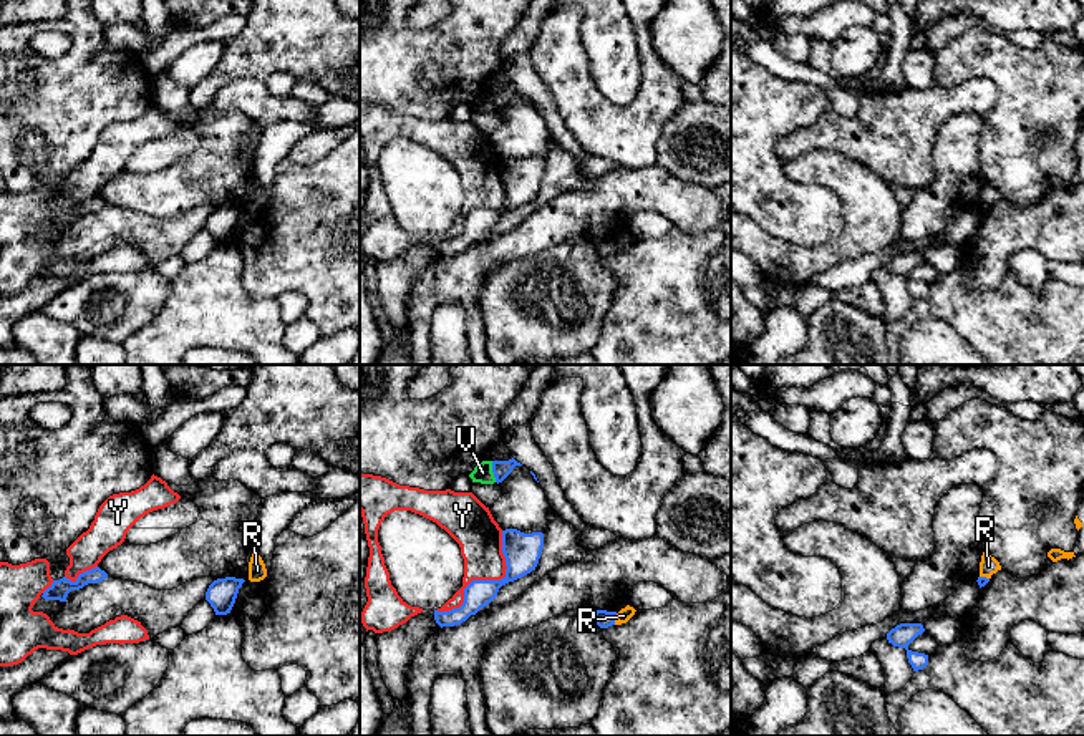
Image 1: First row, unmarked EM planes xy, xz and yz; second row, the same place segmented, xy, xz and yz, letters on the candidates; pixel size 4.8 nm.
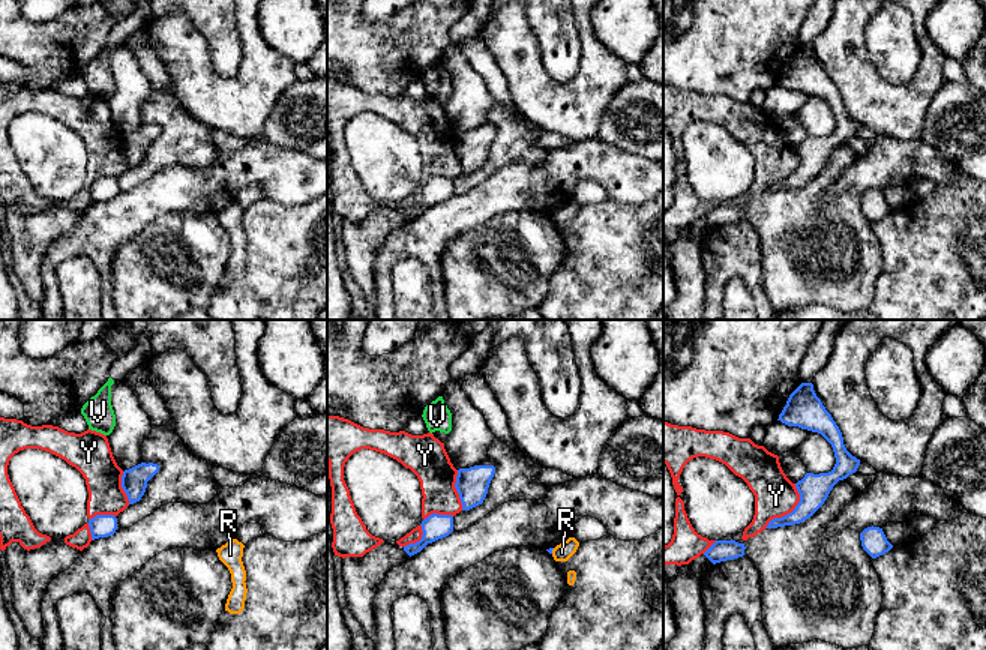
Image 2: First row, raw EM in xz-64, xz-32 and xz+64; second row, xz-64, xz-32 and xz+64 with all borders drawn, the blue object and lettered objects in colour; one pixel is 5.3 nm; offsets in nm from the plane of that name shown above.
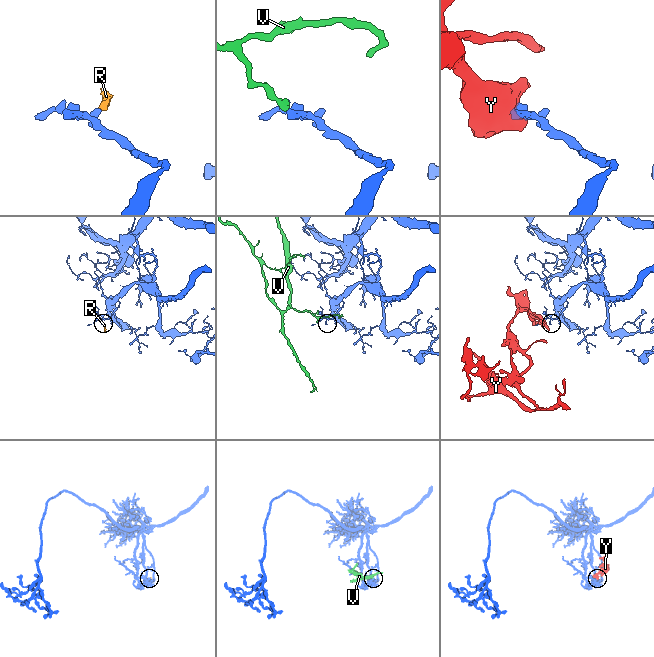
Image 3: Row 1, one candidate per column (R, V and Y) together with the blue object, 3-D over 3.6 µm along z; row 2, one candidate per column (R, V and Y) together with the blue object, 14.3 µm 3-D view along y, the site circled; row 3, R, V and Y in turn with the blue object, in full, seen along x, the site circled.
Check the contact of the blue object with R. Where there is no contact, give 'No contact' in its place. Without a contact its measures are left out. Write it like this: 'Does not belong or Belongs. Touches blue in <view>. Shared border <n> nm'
Does not belong. Touches blue in xz. Shared border 60 nm

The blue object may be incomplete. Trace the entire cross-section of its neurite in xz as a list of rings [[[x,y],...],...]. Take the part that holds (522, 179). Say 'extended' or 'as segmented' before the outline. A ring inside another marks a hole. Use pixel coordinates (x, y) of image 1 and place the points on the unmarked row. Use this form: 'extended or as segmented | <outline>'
as segmented | [[[517,157],[502,159],[502,182],[506,186],[506,206],[501,209],[472,209],[464,217],[464,230],[459,237],[449,240],[434,239],[436,252],[454,255],[476,244],[482,235],[489,234],[502,214],[530,202],[540,187],[544,176],[544,162],[524,162]]]

